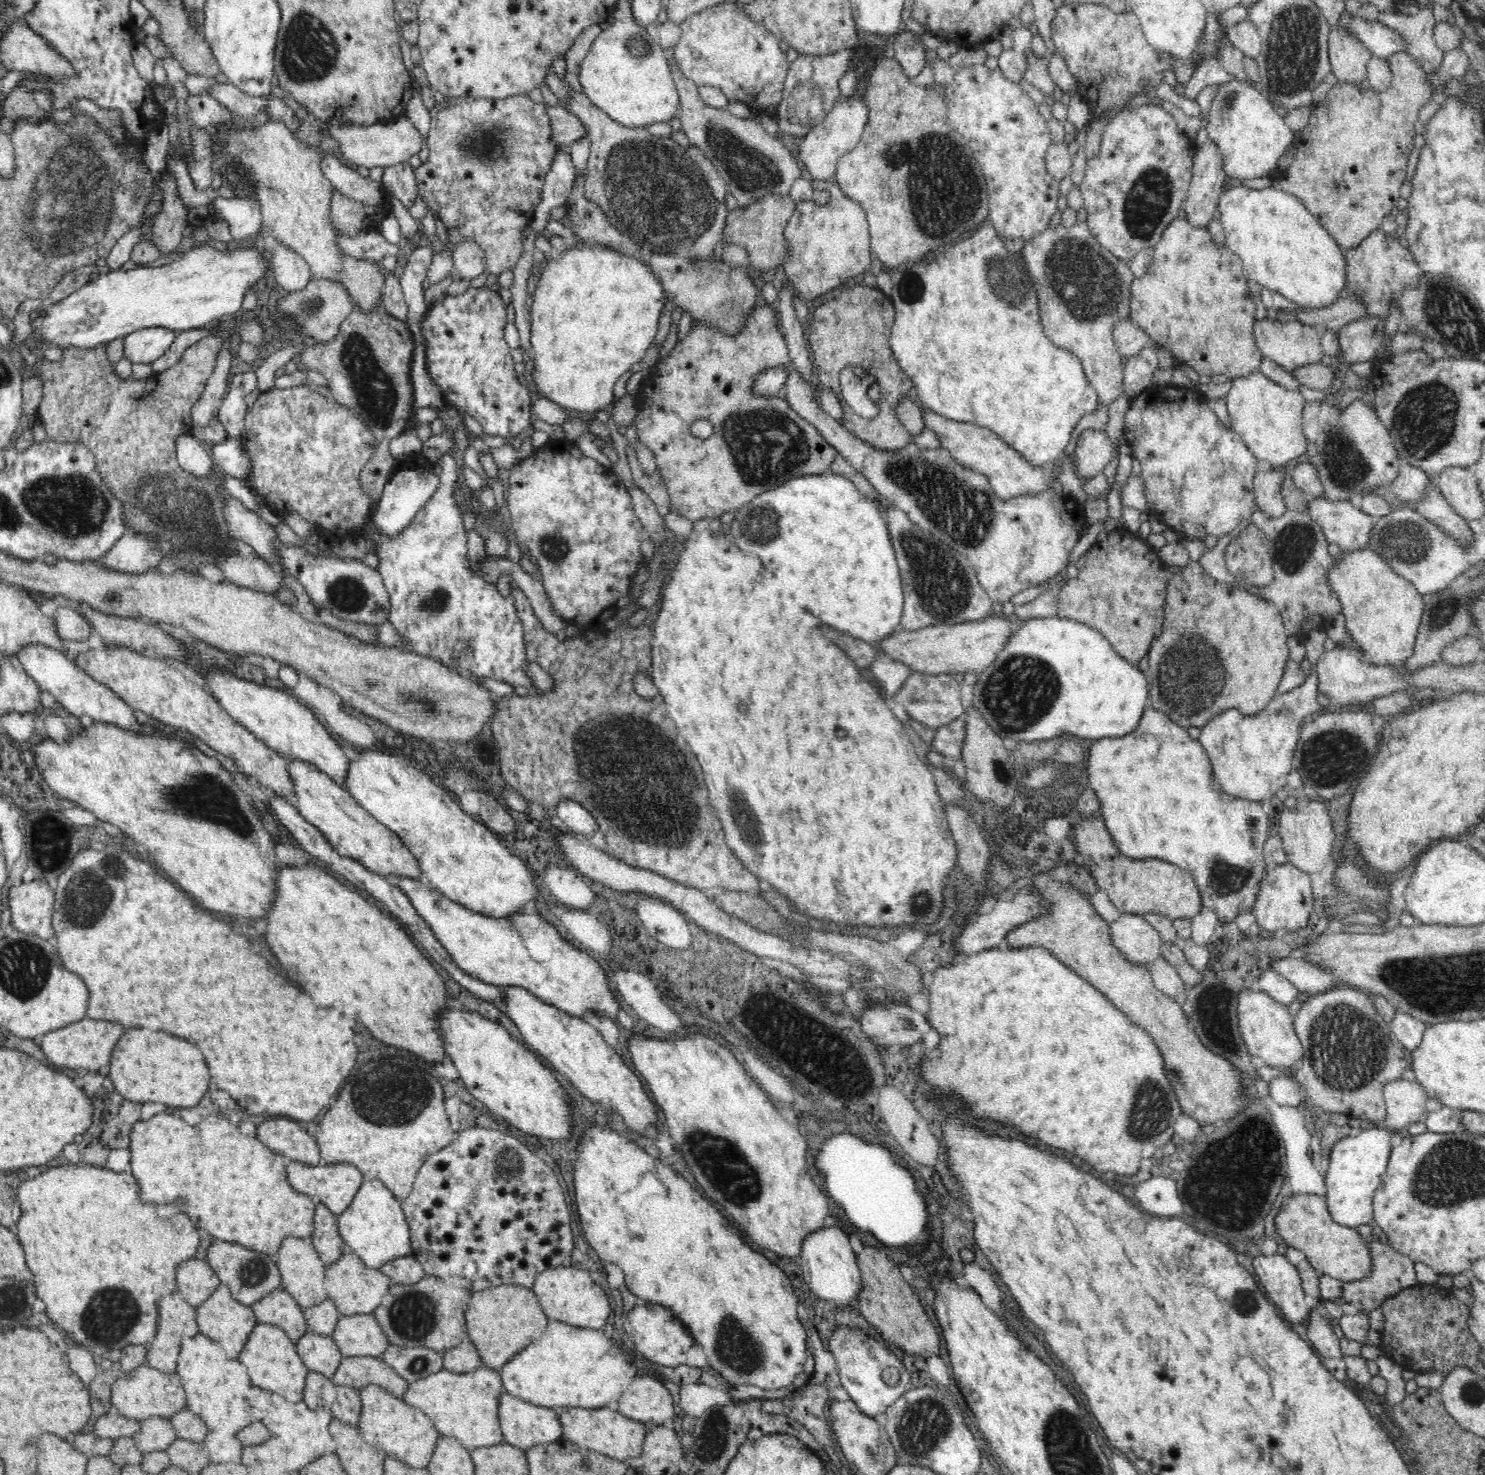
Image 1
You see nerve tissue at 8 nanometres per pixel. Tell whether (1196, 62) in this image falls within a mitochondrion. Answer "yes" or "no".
no

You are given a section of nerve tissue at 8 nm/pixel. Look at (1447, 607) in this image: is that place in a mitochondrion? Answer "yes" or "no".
yes

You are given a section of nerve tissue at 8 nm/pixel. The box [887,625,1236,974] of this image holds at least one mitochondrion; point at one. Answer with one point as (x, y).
(1023, 690)

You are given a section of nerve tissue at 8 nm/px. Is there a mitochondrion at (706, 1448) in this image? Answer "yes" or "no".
yes

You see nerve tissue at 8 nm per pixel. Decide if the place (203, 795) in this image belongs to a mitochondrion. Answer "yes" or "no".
yes

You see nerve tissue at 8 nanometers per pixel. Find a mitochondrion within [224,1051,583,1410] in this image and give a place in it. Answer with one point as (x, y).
(382, 1099)

